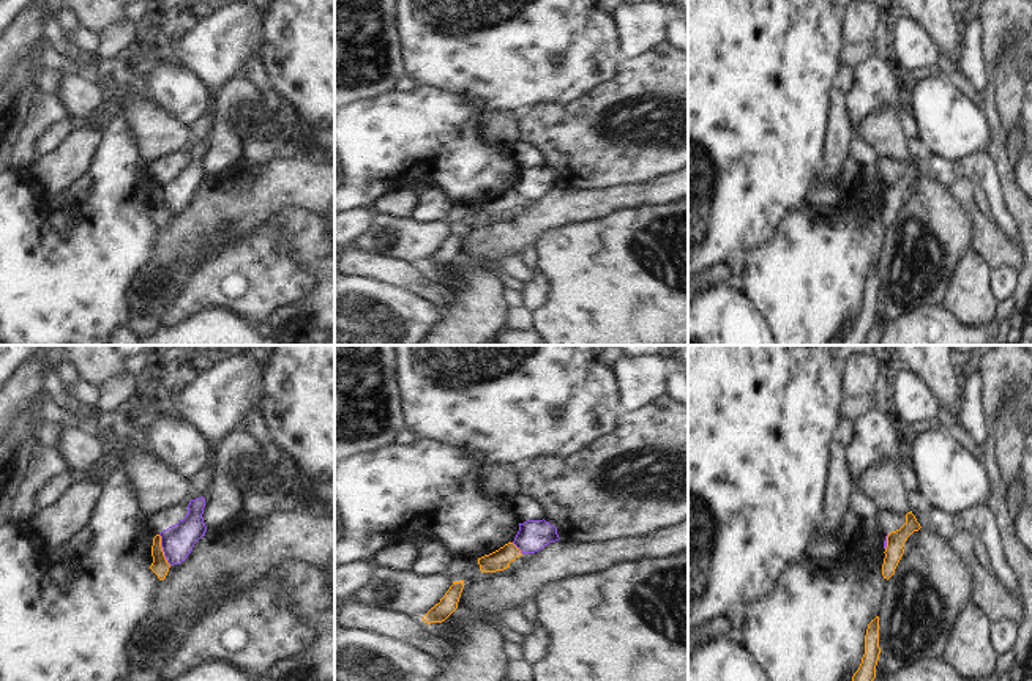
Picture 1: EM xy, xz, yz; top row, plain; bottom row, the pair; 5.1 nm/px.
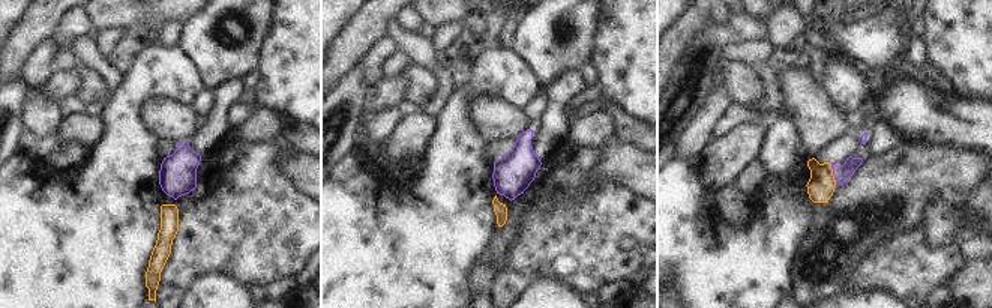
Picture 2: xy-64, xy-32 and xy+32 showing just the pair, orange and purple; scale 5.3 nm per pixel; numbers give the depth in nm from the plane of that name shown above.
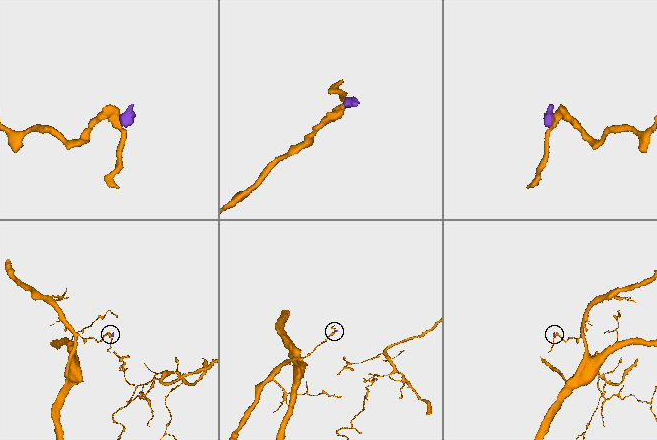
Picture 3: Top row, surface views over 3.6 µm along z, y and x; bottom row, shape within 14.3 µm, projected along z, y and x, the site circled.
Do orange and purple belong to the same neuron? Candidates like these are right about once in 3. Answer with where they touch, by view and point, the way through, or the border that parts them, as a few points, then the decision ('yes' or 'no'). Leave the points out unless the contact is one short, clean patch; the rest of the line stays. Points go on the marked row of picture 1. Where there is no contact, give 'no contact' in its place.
meets orange in xy at (161, 550); border along xy (158, 535), (163, 555), (171, 565); no

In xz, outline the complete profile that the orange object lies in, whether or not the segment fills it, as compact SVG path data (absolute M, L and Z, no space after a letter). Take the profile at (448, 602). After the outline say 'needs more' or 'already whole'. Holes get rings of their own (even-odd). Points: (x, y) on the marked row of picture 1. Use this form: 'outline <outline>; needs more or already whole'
outline M464 580L453 582L450 590L421 620L428 624L445 621L456 608L464 588Z; already whole

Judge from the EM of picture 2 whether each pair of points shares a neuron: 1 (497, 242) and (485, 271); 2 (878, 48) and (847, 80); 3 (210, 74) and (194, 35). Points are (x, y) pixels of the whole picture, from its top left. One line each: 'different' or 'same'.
1: same
2: different
3: same

